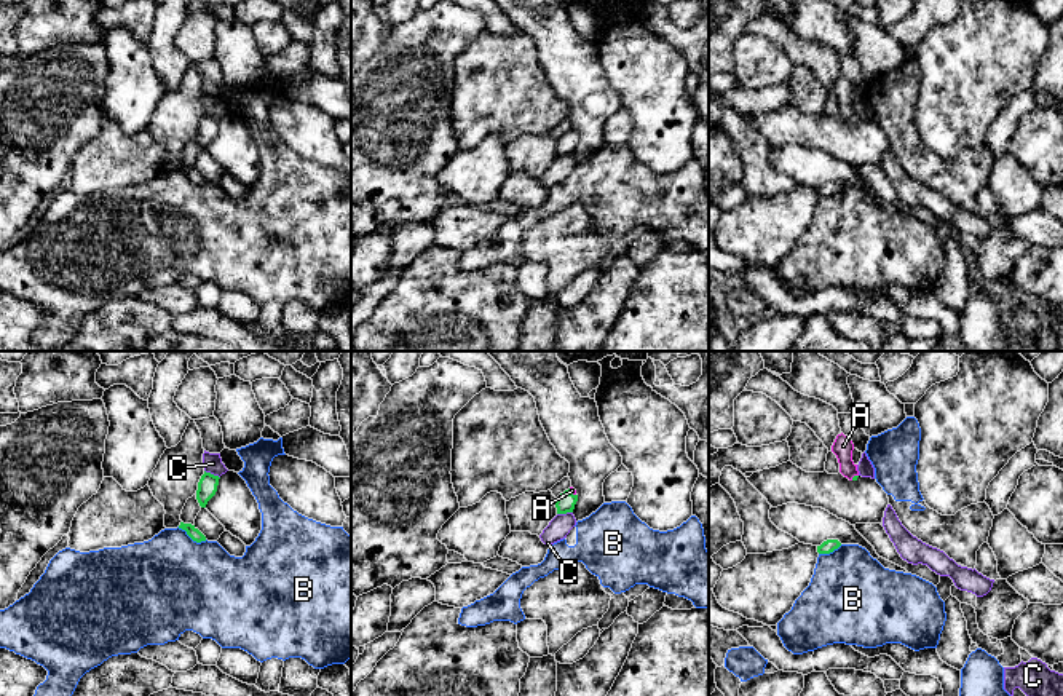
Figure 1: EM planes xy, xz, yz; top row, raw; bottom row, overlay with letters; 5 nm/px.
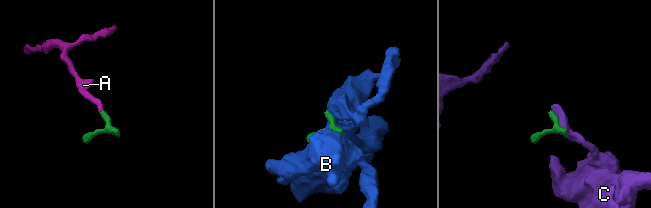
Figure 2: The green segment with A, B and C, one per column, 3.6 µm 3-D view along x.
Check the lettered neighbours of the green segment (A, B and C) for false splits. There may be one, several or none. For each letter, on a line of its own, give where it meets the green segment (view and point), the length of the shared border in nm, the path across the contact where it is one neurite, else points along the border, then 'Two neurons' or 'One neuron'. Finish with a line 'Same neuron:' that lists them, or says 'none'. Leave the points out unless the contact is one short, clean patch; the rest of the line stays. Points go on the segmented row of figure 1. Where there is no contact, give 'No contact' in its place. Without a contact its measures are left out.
A: Touches green at xz (572, 494). Shared border 50 nm. Path across: xz (565, 502), (572, 494), (572, 490). One neuron
B: Touches green at xy (192, 538). Shared border 170 nm. Two neurons
C: Touches green at xy (213, 474). Shared border 90 nm. Boundary: xy (205, 470), (219, 478). Two neurons
Same neuron: A

